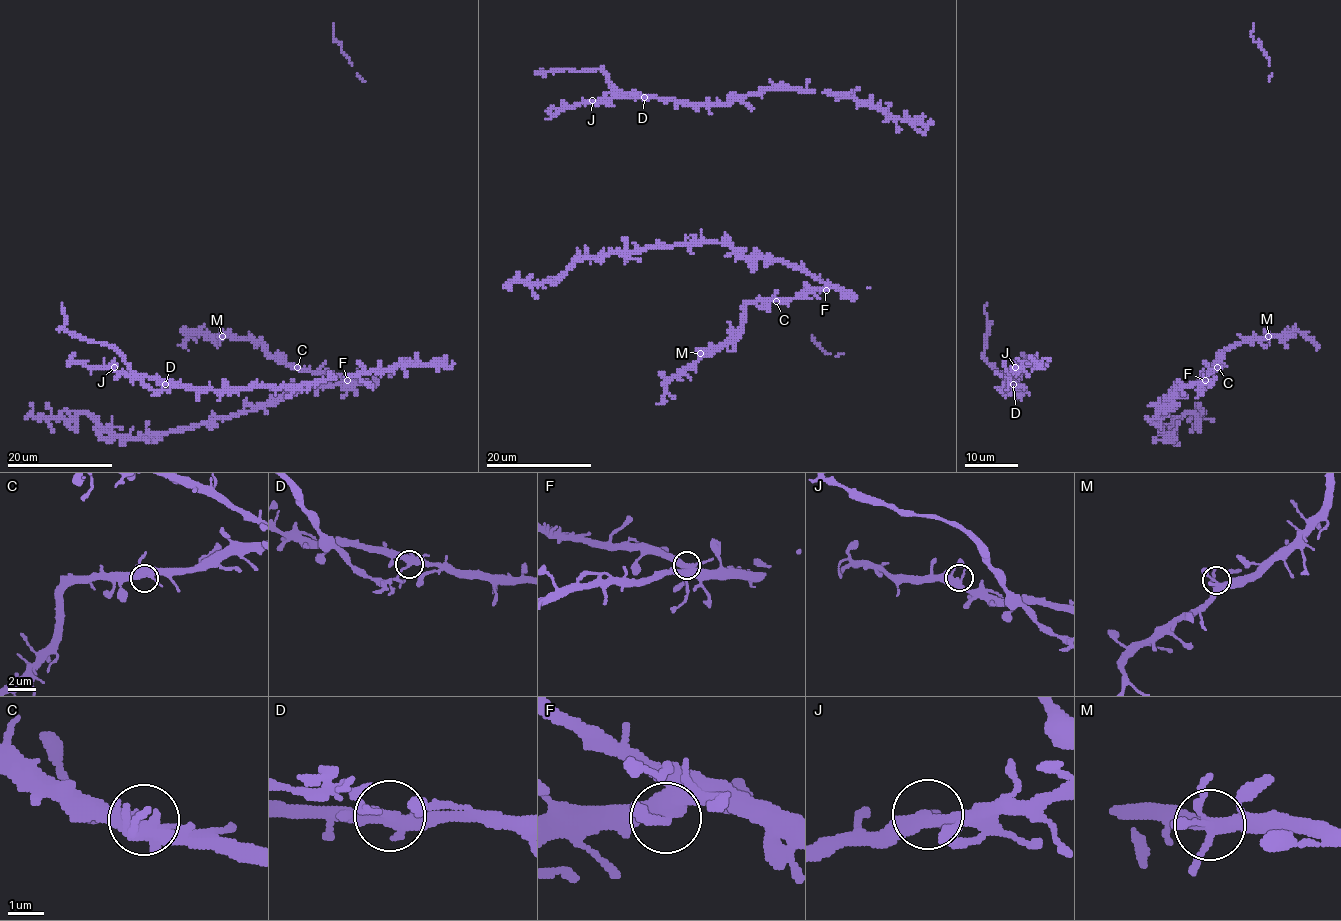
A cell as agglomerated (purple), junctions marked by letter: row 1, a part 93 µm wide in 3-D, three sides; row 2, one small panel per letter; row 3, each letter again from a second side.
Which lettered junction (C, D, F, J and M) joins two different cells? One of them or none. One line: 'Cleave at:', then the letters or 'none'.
Cleave at: D

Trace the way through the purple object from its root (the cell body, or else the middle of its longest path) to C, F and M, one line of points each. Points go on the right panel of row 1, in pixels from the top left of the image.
C: (1192, 384), (1198, 384), (1217, 367)
F: (1192, 384), (1205, 380)
M: (1192, 384), (1198, 384), (1213, 371), (1216, 359), (1224, 351), (1243, 342), (1268, 336)

